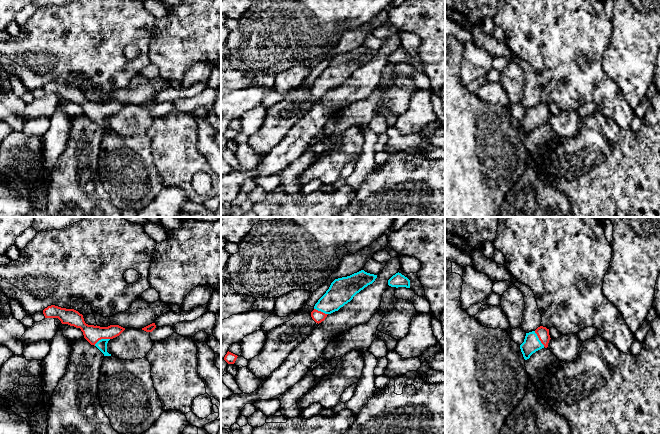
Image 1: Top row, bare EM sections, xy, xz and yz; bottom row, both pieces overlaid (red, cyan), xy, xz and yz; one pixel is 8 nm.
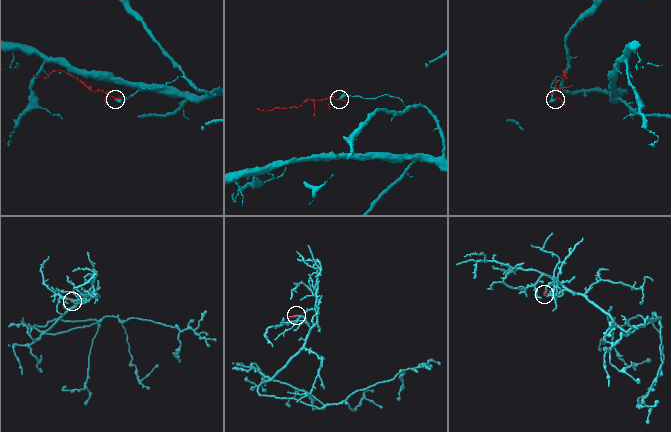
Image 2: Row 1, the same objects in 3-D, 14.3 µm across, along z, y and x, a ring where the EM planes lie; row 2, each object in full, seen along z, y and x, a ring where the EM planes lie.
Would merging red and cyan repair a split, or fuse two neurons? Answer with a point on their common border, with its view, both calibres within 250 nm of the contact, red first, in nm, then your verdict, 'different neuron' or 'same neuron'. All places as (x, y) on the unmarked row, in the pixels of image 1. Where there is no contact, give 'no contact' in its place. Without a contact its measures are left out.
xy (101, 114) | 140/80 nm | same neuron

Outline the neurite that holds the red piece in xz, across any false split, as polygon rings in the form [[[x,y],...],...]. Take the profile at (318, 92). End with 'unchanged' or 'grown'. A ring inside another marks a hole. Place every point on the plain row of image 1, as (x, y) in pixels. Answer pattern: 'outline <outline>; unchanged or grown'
outline [[[361,46],[347,53],[335,55],[326,69],[318,76],[311,88],[316,99],[325,96],[328,90],[338,87],[368,61],[372,60],[377,51]]]; grown

